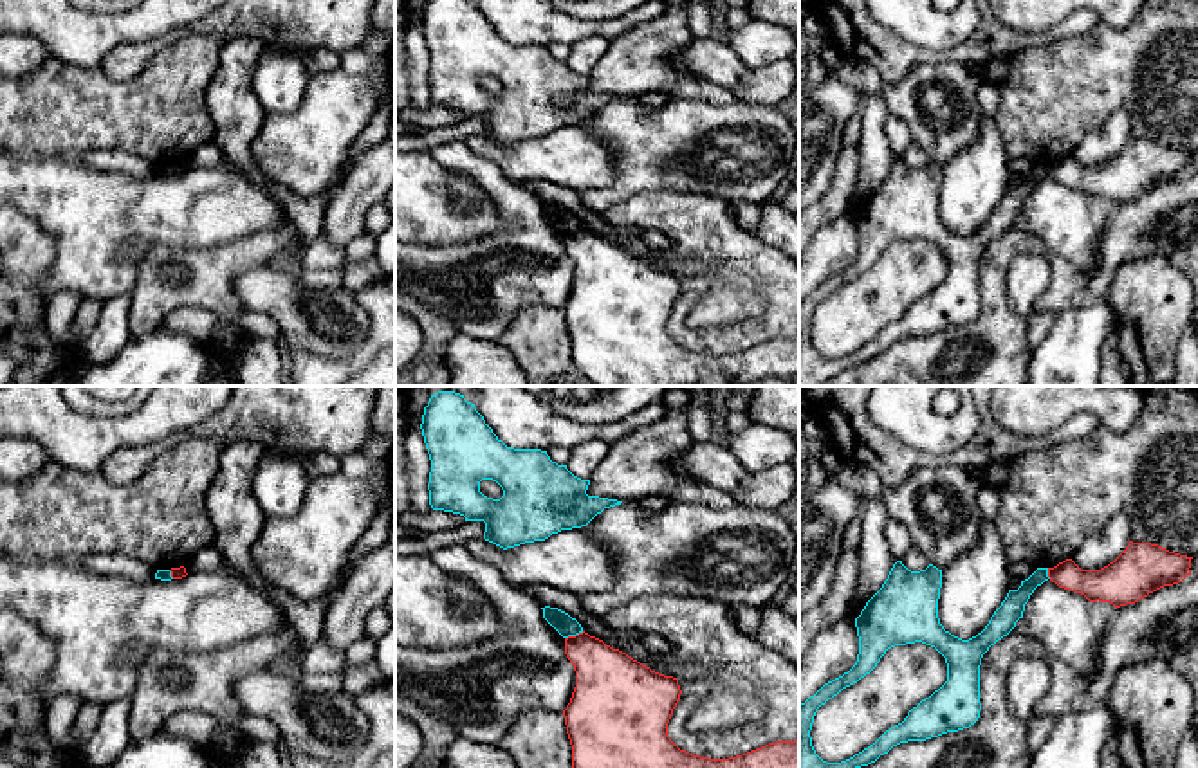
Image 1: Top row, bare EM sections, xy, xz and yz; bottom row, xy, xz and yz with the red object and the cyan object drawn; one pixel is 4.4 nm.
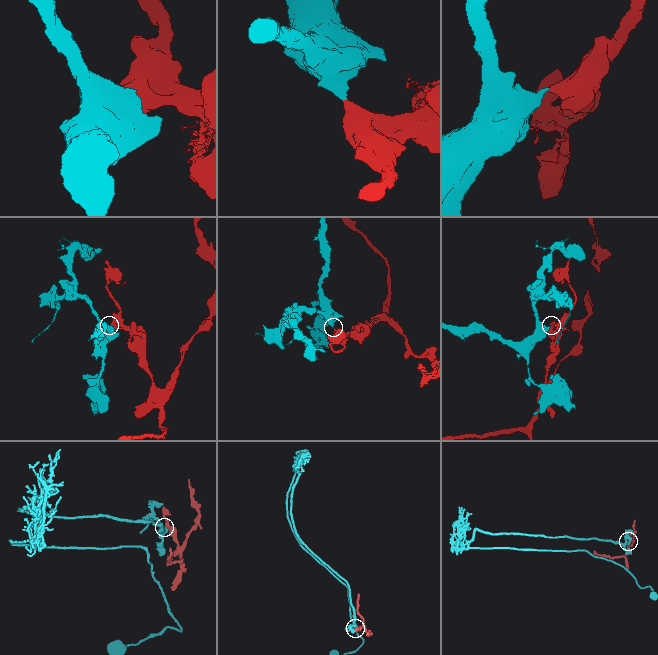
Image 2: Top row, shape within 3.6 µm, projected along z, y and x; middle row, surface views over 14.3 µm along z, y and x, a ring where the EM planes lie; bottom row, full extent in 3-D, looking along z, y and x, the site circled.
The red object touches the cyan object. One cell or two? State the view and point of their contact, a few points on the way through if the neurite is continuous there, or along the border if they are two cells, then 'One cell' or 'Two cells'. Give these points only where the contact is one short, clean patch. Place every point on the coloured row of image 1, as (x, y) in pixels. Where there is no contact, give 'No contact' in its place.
Touches red at xz (576, 635). Boundary: xz (583, 631), (565, 639). Two cells

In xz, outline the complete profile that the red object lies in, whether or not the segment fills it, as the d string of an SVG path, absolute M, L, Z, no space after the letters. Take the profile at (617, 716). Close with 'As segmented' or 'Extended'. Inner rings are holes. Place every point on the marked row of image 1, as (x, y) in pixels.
M579 633L565 638L576 687L563 710L572 745L572 768L799 768L799 739L776 741L729 759L709 759L680 750L668 737L668 723L680 701L680 685L603 640Z. As segmented

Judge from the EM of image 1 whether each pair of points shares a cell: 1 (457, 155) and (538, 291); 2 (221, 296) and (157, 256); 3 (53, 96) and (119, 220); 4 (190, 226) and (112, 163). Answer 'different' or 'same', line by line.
1: same
2: same
3: different
4: different

